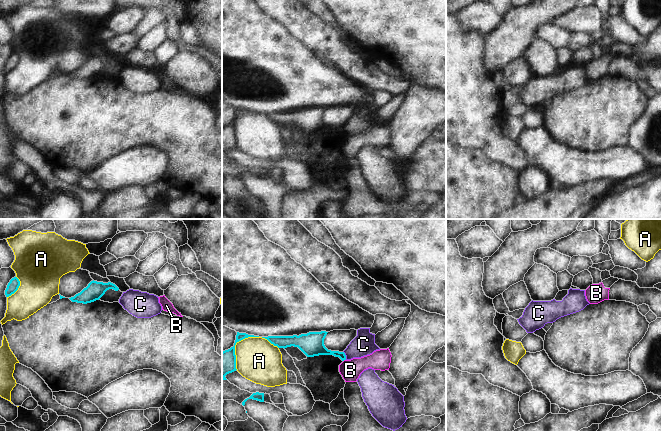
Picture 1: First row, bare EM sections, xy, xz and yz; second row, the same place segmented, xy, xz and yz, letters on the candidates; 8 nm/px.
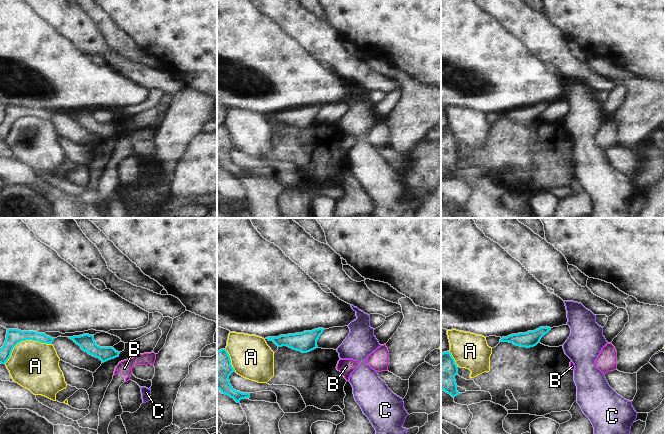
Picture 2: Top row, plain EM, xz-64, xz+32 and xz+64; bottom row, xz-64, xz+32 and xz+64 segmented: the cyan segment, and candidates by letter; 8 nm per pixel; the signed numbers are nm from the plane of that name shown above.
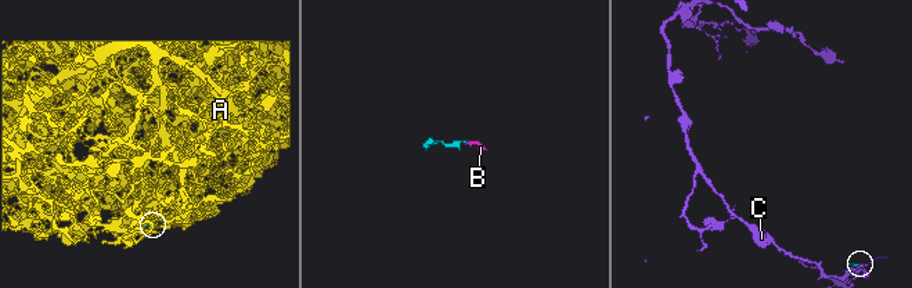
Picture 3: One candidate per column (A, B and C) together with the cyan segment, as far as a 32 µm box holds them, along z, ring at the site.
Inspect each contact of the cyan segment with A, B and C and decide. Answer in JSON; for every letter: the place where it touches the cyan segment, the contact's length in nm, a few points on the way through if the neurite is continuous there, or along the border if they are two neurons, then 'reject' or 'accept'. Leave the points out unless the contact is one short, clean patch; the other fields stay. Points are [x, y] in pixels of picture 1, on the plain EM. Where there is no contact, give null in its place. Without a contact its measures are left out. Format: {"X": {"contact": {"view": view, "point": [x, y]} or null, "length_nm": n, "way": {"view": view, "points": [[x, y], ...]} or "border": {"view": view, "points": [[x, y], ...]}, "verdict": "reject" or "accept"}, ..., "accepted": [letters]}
{"A": {"contact": {"view": "xz", "point": [235, 120]}, "length_nm": 320, "verdict": "reject"}, "B": {"contact": {"view": "xz", "point": [344, 135]}, "length_nm": 30, "border": {"view": "xz", "points": [[345, 135], [343, 137]]}, "verdict": "reject"}, "C": {"contact": {"view": "xz", "point": [345, 131]}, "length_nm": 80, "border": {"view": "xz", "points": [[343, 127], [346, 135]]}, "verdict": "reject"}, "accepted": []}

